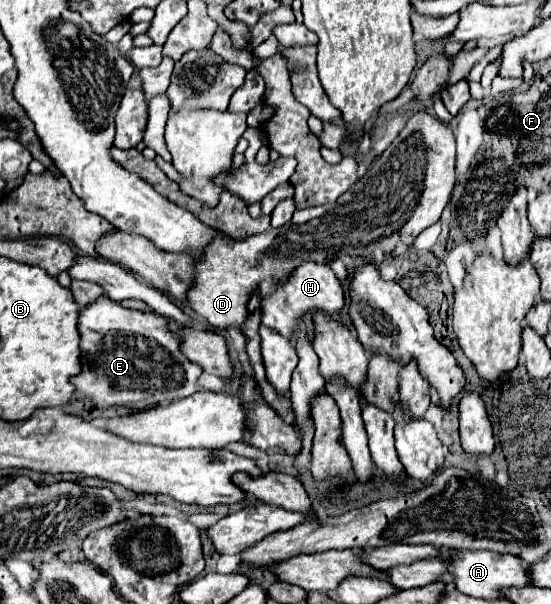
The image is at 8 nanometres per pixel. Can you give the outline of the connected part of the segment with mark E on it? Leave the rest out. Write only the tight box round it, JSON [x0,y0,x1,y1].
[71,295,201,411]

